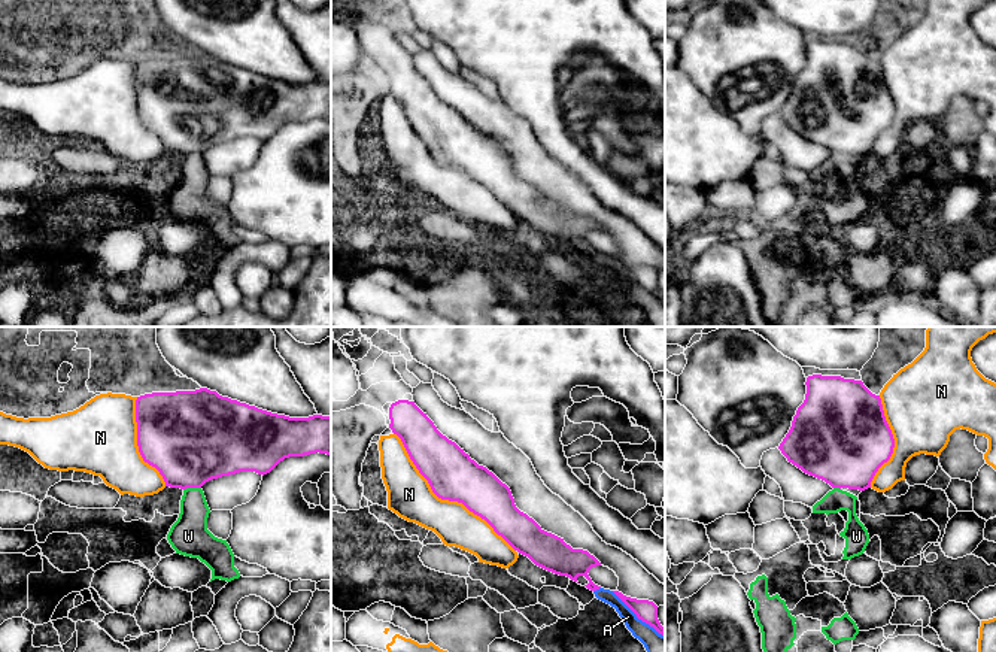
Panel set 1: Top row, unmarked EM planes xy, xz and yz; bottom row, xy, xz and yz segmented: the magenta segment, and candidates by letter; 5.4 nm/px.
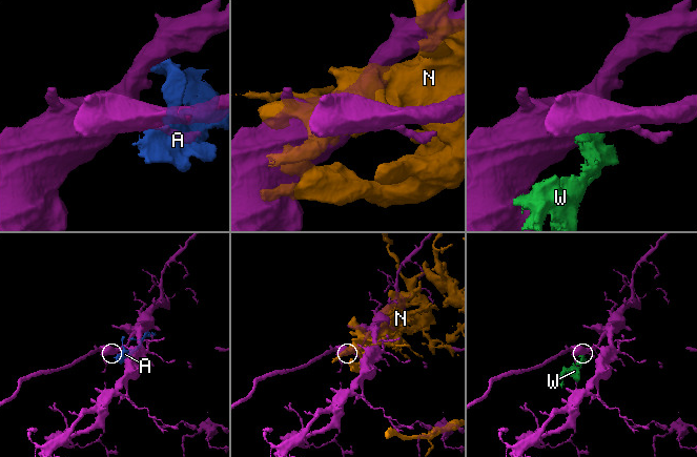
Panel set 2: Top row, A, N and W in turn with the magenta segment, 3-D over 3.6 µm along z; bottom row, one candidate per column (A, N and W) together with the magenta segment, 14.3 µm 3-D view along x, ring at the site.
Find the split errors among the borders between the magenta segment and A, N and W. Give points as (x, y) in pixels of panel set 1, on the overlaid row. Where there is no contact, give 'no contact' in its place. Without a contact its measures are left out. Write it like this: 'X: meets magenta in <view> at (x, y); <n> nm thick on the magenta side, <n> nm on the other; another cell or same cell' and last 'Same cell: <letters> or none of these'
A: meets magenta in xz at (638, 618); 120 nm thick on the magenta side, 110 nm on the other; another cell
N: meets magenta in xz at (445, 499); 280 nm thick on the magenta side, 240 nm on the other; another cell
W: meets magenta in xy at (191, 487); 480 nm thick on the magenta side, 200 nm on the other; another cell
Same cell: none of these

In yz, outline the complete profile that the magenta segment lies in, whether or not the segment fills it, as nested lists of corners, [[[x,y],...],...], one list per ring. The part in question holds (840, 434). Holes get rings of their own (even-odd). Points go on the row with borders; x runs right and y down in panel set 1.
[[[813,374],[805,385],[805,400],[778,449],[789,463],[832,488],[871,488],[875,473],[890,460],[895,448],[880,395],[872,394],[862,380],[841,376]]]

